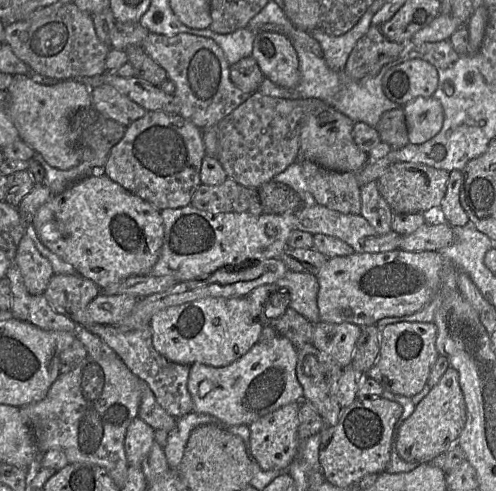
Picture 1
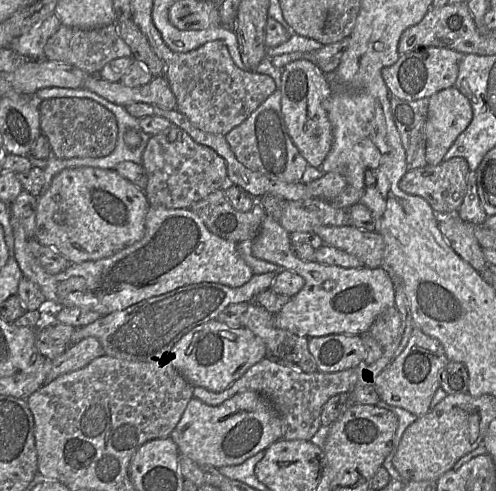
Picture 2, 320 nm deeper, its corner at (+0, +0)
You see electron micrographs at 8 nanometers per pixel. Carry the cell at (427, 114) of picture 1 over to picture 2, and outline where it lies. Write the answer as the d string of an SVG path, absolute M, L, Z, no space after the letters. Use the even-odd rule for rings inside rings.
M454 86L429 97L424 126L427 165L436 166L444 161L444 155L472 117L470 101Z

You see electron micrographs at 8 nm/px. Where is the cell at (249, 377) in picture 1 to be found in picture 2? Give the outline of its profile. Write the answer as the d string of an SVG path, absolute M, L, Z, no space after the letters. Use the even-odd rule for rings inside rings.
M254 391L238 393L218 406L209 406L193 397L180 421L170 434L170 438L177 445L179 453L200 465L212 466L219 469L224 466L242 464L248 458L271 444L283 438L285 425L272 404L261 394Z

